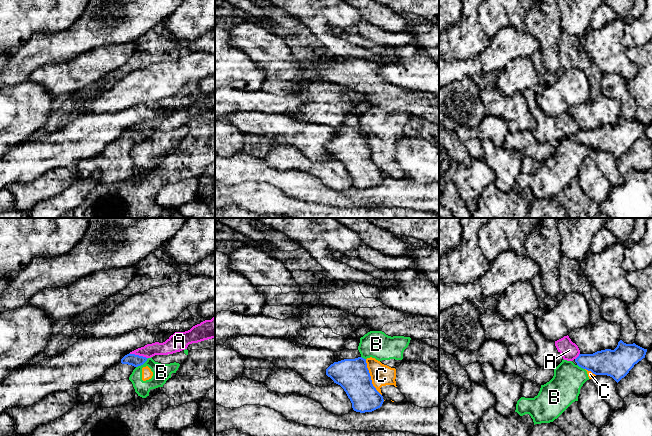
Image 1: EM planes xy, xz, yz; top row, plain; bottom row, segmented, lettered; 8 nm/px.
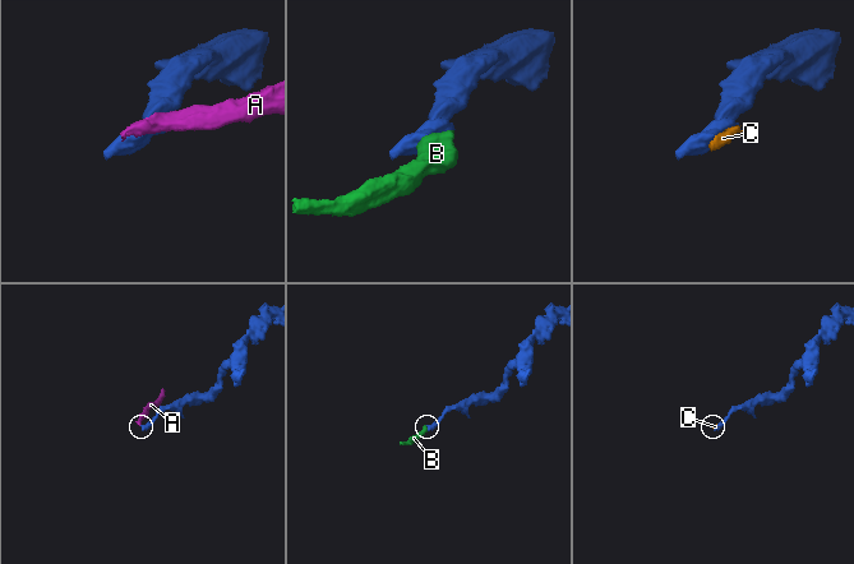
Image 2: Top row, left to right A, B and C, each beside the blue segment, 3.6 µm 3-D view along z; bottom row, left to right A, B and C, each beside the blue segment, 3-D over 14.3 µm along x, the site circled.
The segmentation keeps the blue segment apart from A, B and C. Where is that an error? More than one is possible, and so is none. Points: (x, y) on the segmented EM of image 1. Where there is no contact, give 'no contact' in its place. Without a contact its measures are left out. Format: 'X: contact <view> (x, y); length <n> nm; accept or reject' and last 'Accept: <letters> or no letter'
A: contact xy (138, 355); length 160 nm; reject
B: contact xy (142, 364); length 130 nm; reject
C: contact xz (370, 377); length 320 nm; reject
Accept: no letter

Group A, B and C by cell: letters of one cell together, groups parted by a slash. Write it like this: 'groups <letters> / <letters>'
groups A / B C

